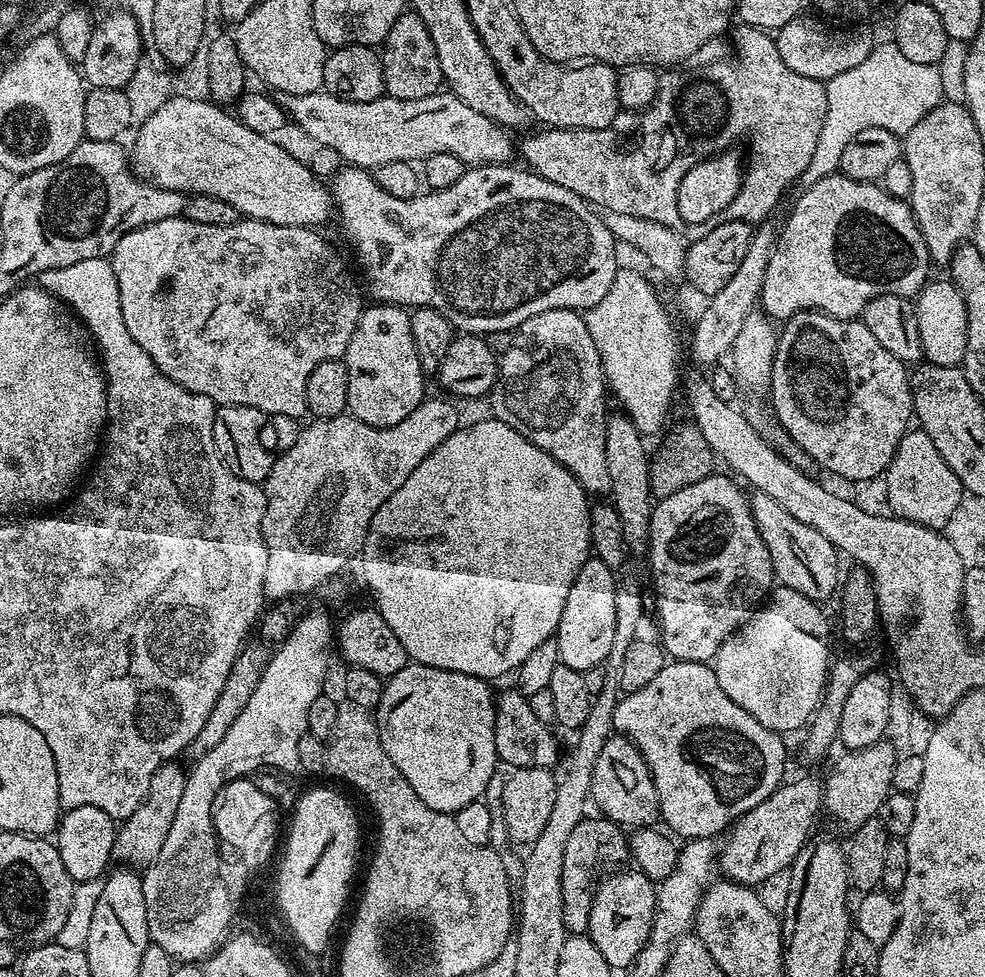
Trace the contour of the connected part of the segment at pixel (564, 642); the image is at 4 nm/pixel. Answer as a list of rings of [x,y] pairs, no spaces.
[[[589,558],[572,583],[566,606],[562,606],[562,618],[554,637],[560,662],[582,673],[601,667],[613,643],[614,598],[618,580],[612,576],[615,576],[613,569],[607,568],[601,560]]]

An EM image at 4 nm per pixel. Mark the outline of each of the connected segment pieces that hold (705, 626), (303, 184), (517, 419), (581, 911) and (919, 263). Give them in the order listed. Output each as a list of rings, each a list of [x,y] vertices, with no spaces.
[[[713,474],[702,478],[702,482],[694,482],[694,486],[686,486],[682,490],[678,490],[678,494],[670,494],[657,499],[652,510],[652,520],[648,524],[649,545],[646,556],[647,559],[652,559],[652,588],[656,591],[656,616],[660,619],[658,640],[665,653],[672,660],[689,660],[699,664],[711,661],[718,654],[718,650],[726,637],[751,618],[753,612],[756,611],[758,606],[765,603],[766,597],[774,588],[770,550],[766,550],[766,542],[762,542],[762,538],[758,534],[758,526],[752,517],[749,497],[747,495],[744,497],[743,490],[745,491],[745,489],[731,475],[728,476]]]
[[[183,94],[171,96],[160,110],[156,110],[135,129],[136,149],[130,152],[130,167],[136,179],[145,180],[162,190],[220,198],[227,205],[234,206],[241,217],[267,224],[319,229],[320,224],[333,219],[334,201],[329,185],[307,163],[303,164],[282,145],[275,144],[275,139],[255,133],[228,111],[227,107],[204,98],[195,100]]]
[[[555,308],[527,320],[523,332],[524,341],[499,357],[498,378],[490,393],[491,415],[566,466],[585,492],[603,497],[610,493],[606,466],[609,397],[598,346],[586,330],[584,317],[571,308]]]
[[[592,815],[574,827],[570,838],[566,841],[565,857],[562,858],[561,898],[562,914],[564,915],[565,930],[568,934],[584,934],[588,930],[588,918],[592,905],[594,879],[592,875],[603,864],[620,866],[630,856],[630,840],[622,831],[620,825],[605,820],[599,815]]]
[[[839,174],[823,176],[818,182],[807,185],[803,191],[804,193],[796,200],[796,206],[793,208],[788,222],[782,226],[779,241],[770,258],[770,266],[766,266],[766,278],[762,282],[759,298],[759,303],[762,305],[762,311],[765,316],[776,322],[783,322],[789,320],[791,316],[796,316],[799,312],[811,310],[814,312],[825,312],[827,316],[833,316],[839,320],[854,320],[863,313],[864,307],[874,298],[879,296],[912,298],[919,293],[929,279],[930,273],[928,273],[928,268],[930,269],[930,261],[928,259],[928,251],[926,250],[926,242],[918,230],[916,220],[912,217],[911,207],[905,201],[894,198],[879,183],[867,184],[866,182],[858,182]]]

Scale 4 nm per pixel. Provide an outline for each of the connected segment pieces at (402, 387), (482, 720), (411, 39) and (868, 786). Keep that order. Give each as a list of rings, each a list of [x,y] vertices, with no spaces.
[[[376,302],[365,307],[342,359],[350,374],[348,412],[355,420],[375,428],[398,426],[426,398],[426,373],[414,346],[412,318],[397,305]]]
[[[409,662],[405,668],[398,670],[398,674],[387,677],[384,693],[382,694],[382,702],[374,713],[376,729],[382,742],[382,750],[386,750],[390,762],[394,762],[394,766],[398,766],[402,778],[406,778],[406,782],[410,782],[410,786],[414,786],[414,792],[418,794],[418,798],[422,798],[422,802],[426,802],[426,806],[430,806],[431,810],[454,814],[458,810],[462,810],[462,806],[481,799],[485,795],[483,792],[487,790],[488,783],[492,780],[492,775],[495,774],[496,768],[498,769],[498,757],[494,746],[494,714],[496,713],[496,706],[492,688],[493,685],[489,681],[480,680],[476,676],[458,674],[454,670],[438,670],[434,666],[426,666],[415,662]]]
[[[411,10],[404,11],[390,26],[390,34],[386,34],[384,43],[379,49],[384,75],[384,91],[399,100],[427,98],[441,91],[444,84],[442,66],[438,66],[438,50],[434,50],[434,42],[430,38],[430,30],[426,30],[426,22],[418,18]]]
[[[887,742],[866,746],[857,752],[845,751],[832,764],[828,777],[823,777],[823,811],[833,816],[845,830],[862,826],[862,822],[873,819],[879,813],[882,802],[886,802],[892,791],[894,766],[898,752]]]

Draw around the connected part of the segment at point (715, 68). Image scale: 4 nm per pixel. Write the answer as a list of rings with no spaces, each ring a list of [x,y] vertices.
[[[740,22],[731,29],[731,36],[732,56],[725,60],[716,60],[701,72],[665,71],[668,73],[664,72],[659,77],[657,96],[644,111],[621,110],[616,113],[614,122],[602,130],[548,128],[519,141],[518,152],[520,156],[524,155],[523,163],[537,176],[578,194],[589,204],[597,203],[620,214],[661,223],[680,234],[686,228],[678,214],[678,188],[682,186],[682,180],[695,164],[729,151],[735,140],[745,136],[748,139],[748,156],[746,152],[744,181],[734,202],[720,212],[719,219],[744,220],[753,226],[769,219],[772,211],[779,206],[780,199],[787,194],[788,187],[797,183],[798,169],[810,166],[814,146],[818,146],[818,134],[822,134],[822,122],[826,122],[828,85],[825,81],[806,78],[790,70],[790,66],[782,62],[776,37],[769,29]]]

